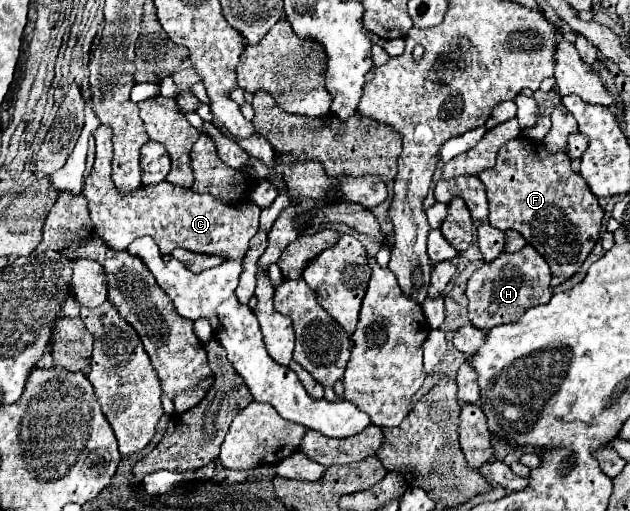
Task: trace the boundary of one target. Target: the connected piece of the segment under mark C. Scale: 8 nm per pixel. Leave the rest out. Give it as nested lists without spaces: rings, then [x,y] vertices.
[[[100,125],[94,131],[94,137],[96,137],[96,161],[90,175],[84,181],[82,193],[88,199],[88,209],[96,235],[100,235],[110,249],[126,251],[136,237],[150,235],[158,243],[162,255],[172,253],[176,247],[182,247],[194,253],[218,255],[226,261],[244,259],[248,251],[248,241],[258,233],[258,215],[260,215],[258,205],[248,203],[240,207],[230,207],[210,195],[200,195],[186,187],[172,185],[168,181],[146,187],[142,185],[140,191],[134,195],[120,195],[110,179],[112,131],[110,127]]]

